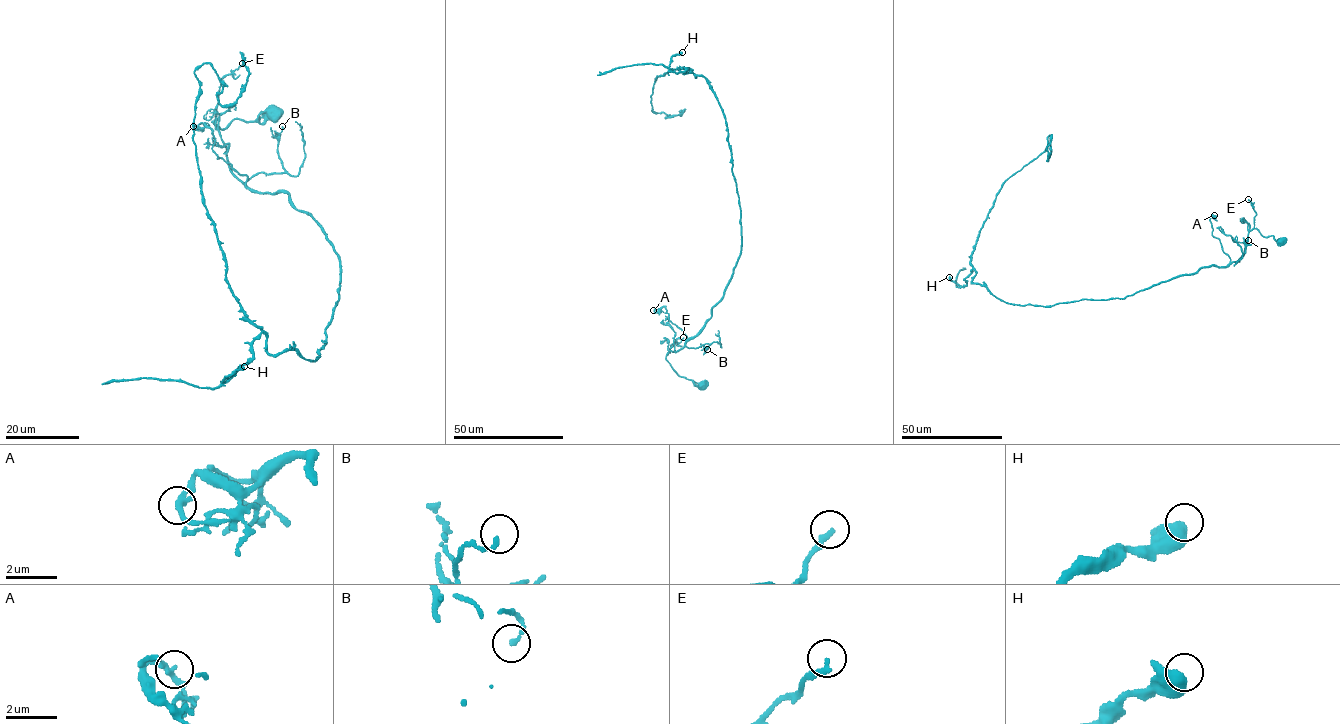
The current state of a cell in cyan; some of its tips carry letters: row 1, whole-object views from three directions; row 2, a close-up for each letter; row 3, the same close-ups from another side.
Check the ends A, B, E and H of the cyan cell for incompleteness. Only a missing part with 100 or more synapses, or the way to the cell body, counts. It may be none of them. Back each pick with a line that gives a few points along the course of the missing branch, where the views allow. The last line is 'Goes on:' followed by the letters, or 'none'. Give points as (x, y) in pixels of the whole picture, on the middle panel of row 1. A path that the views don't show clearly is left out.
Goes on: none

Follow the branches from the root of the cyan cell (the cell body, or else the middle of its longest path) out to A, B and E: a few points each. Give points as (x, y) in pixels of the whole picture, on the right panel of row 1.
A: (1281, 241), (1252, 229), (1244, 253), (1230, 262), (1212, 235), (1210, 218), (1214, 215)
B: (1281, 241), (1272, 235), (1263, 236), (1252, 229), (1244, 253), (1236, 262), (1244, 254), (1245, 242), (1248, 240)
E: (1281, 241), (1272, 235), (1263, 236), (1254, 227), (1256, 212), (1248, 199)

